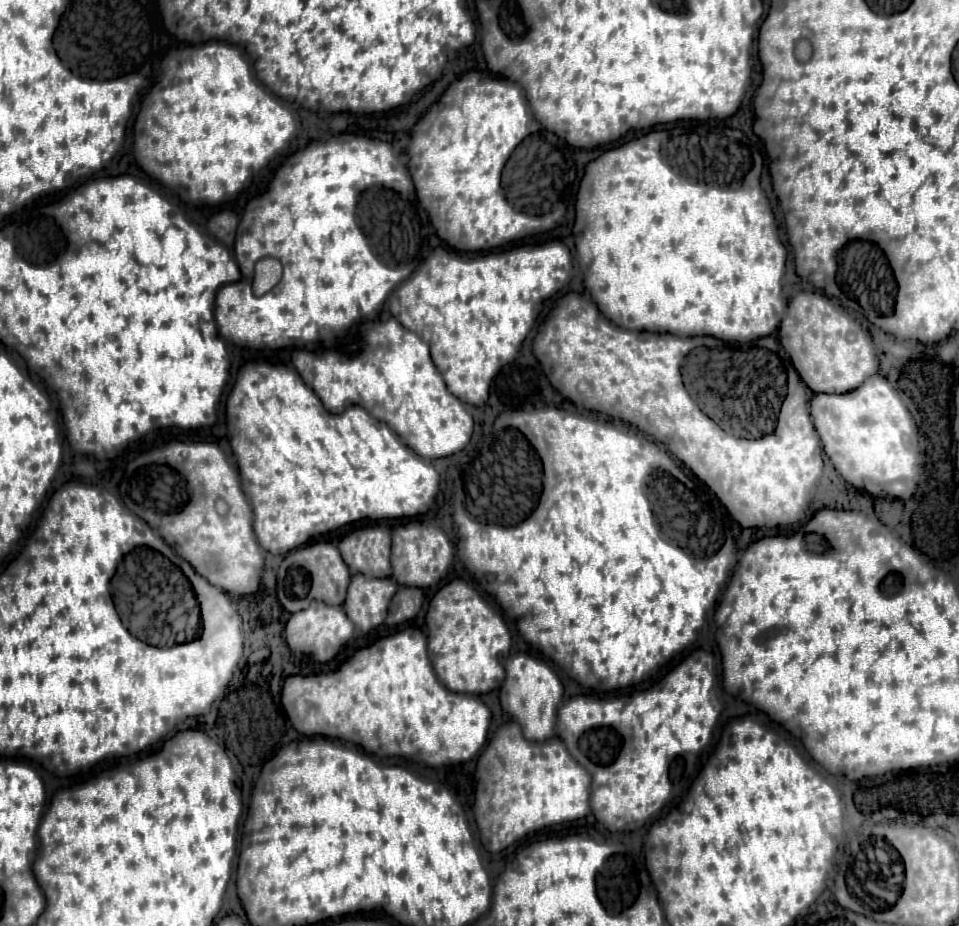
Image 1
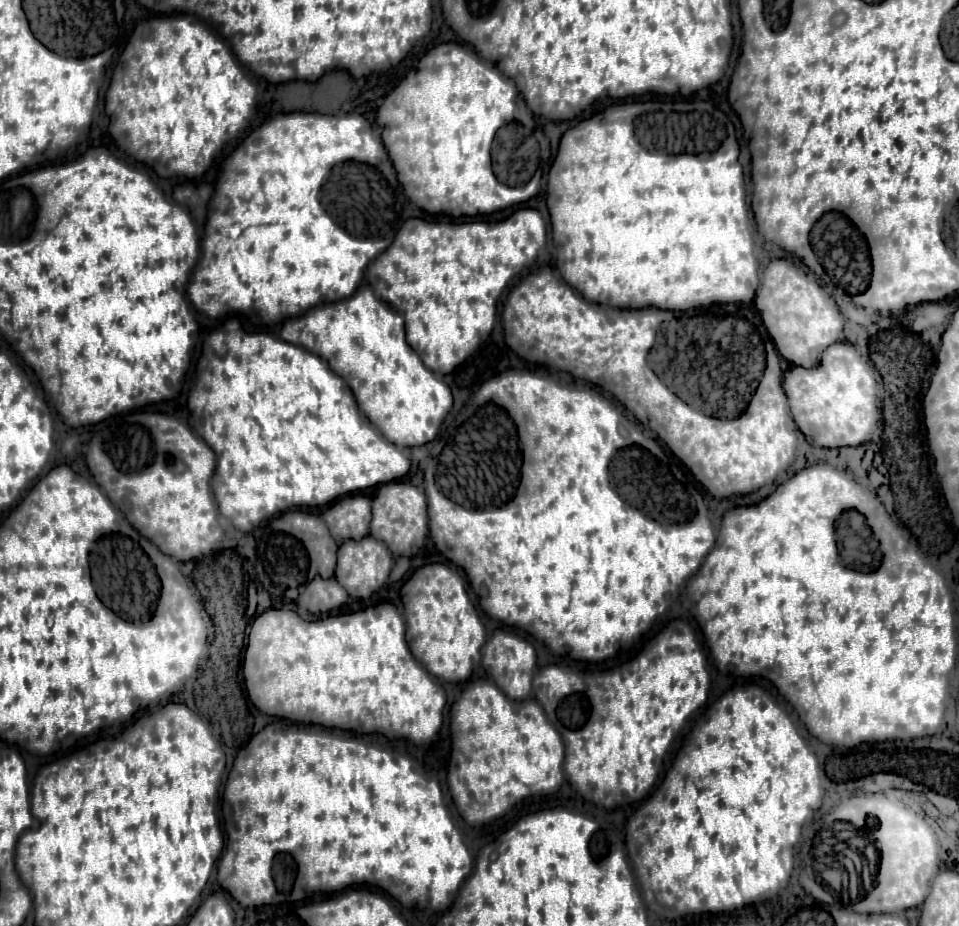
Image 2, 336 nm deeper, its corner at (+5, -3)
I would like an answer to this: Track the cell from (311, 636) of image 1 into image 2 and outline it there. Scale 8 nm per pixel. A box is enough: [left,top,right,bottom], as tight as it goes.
[297,577,347,615]

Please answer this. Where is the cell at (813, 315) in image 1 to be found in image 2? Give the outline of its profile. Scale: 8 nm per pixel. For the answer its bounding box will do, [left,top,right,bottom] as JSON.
[755,259,843,369]

